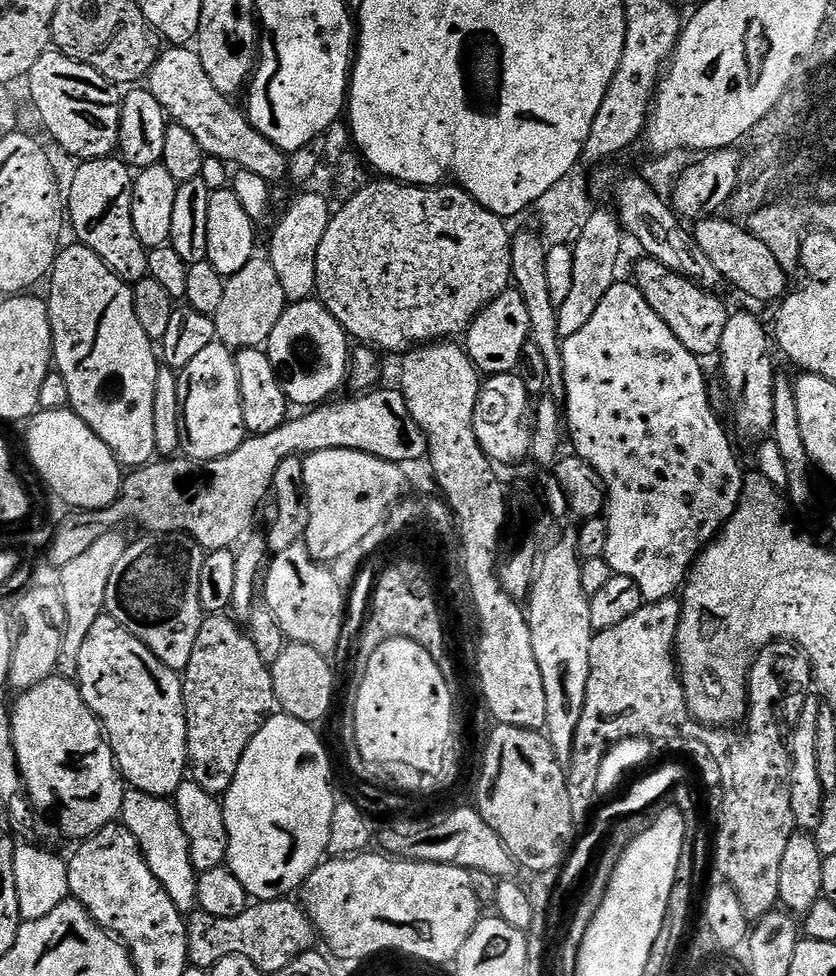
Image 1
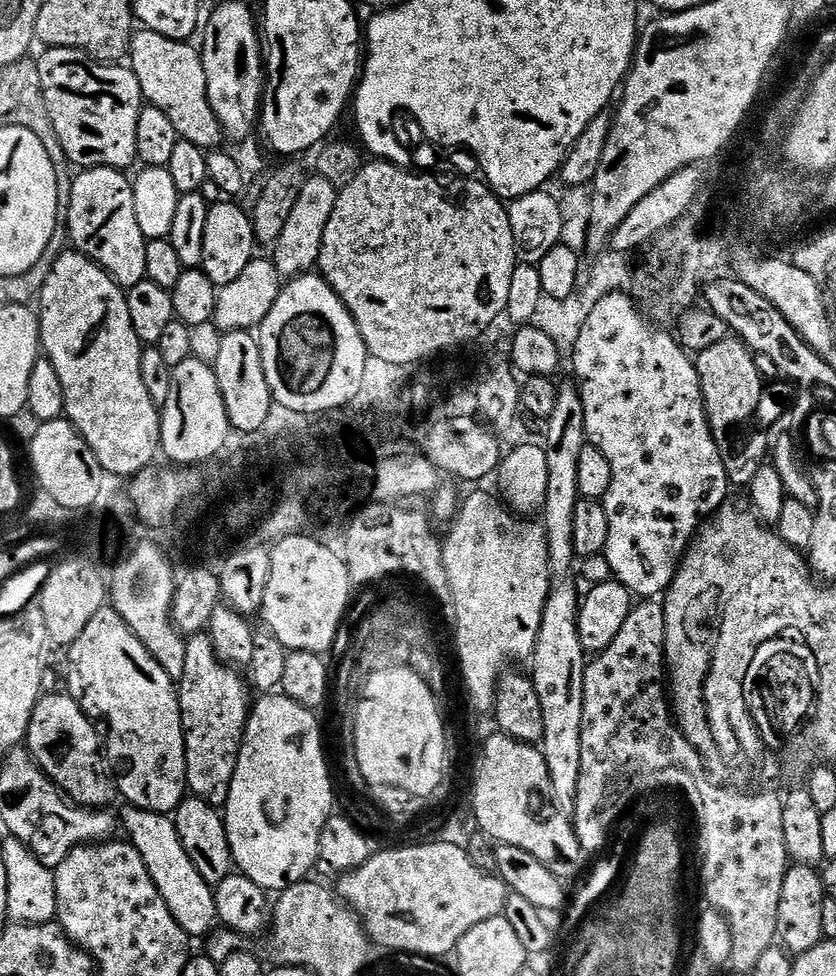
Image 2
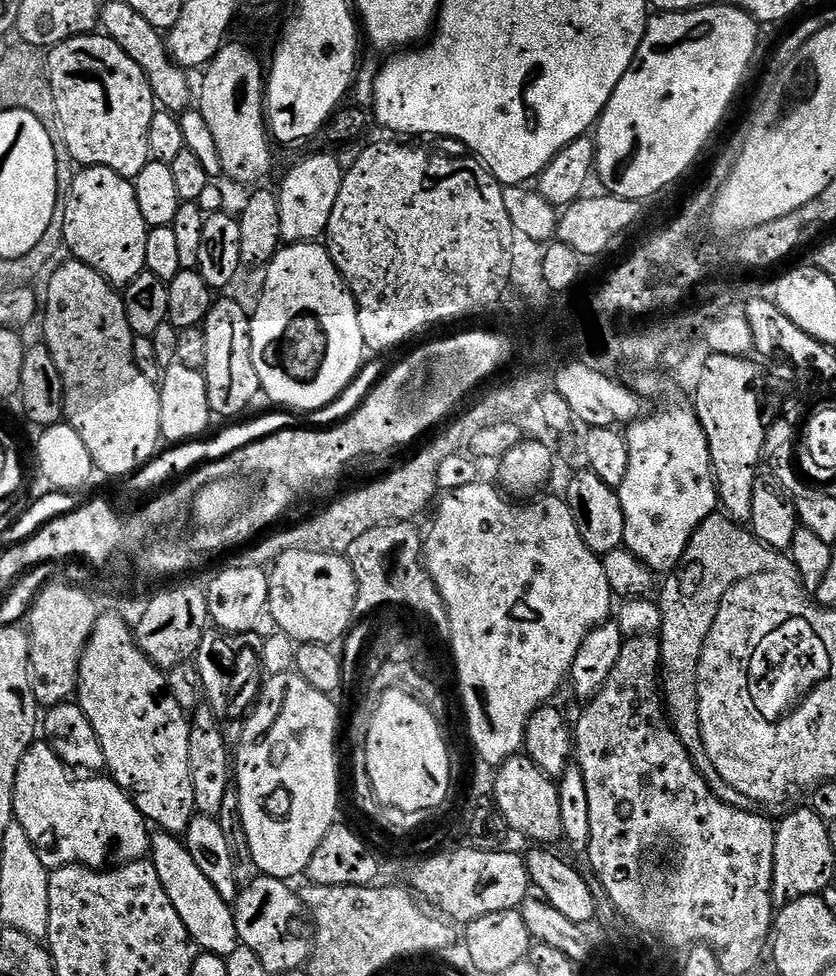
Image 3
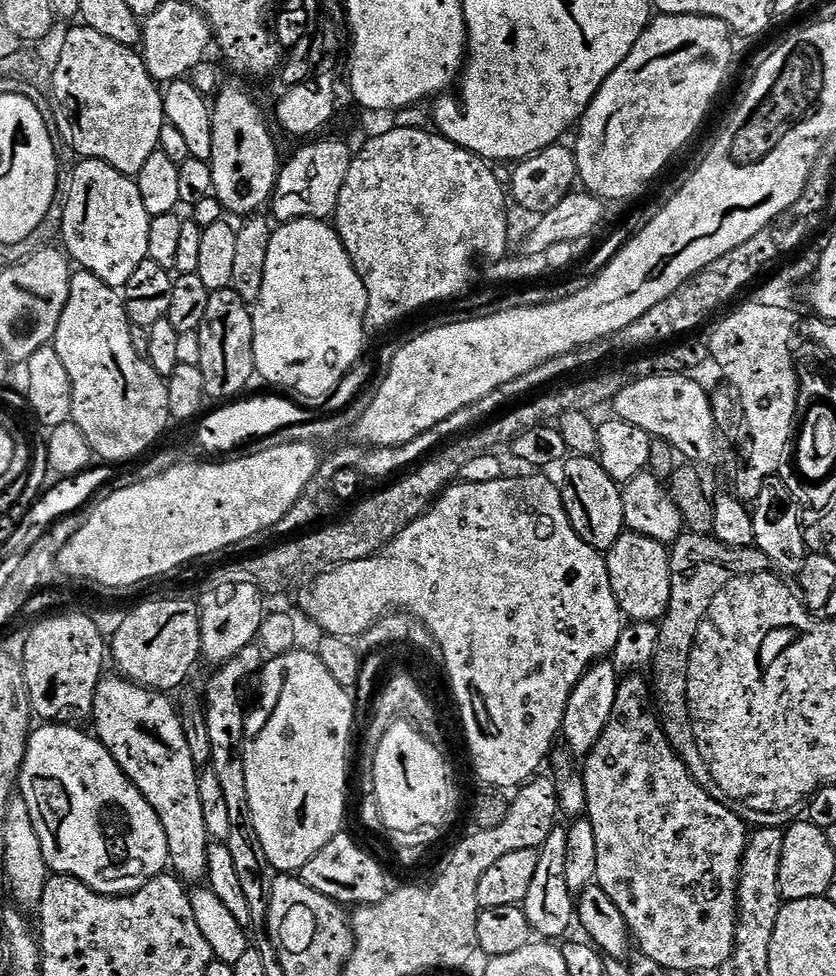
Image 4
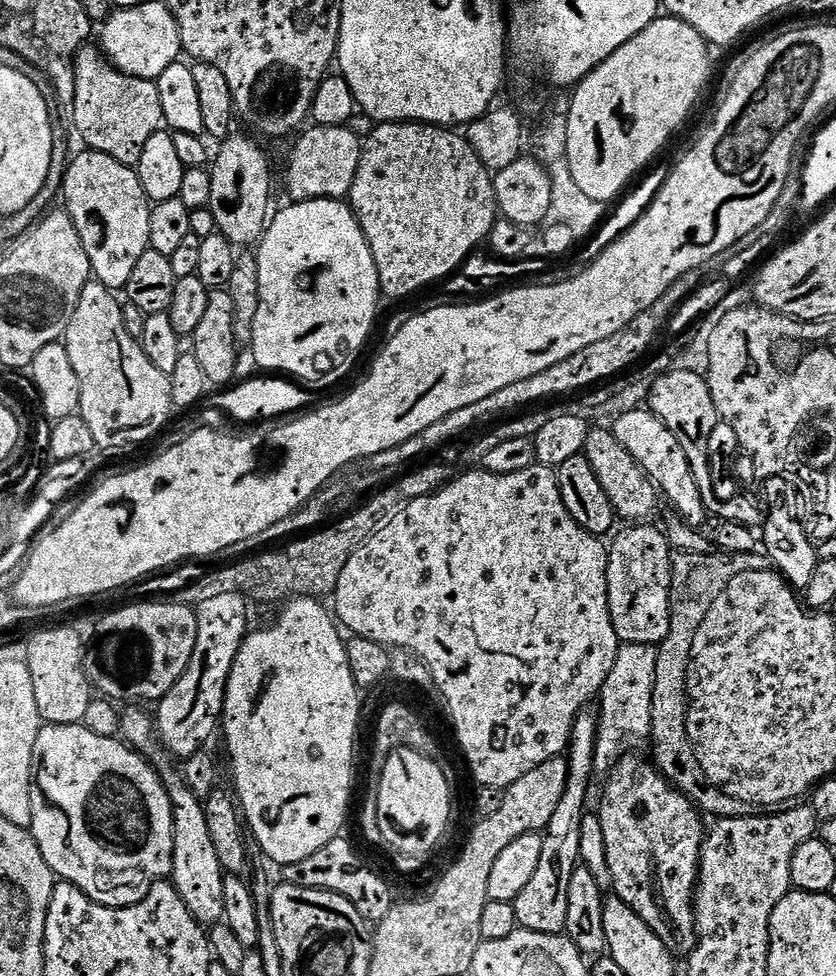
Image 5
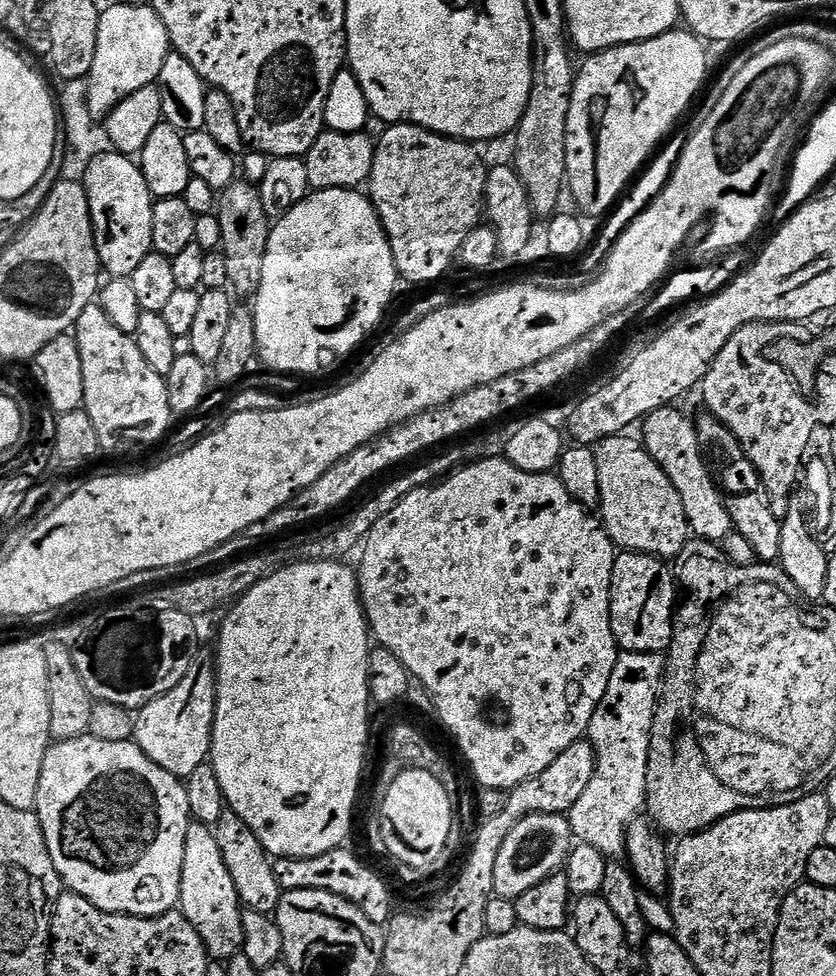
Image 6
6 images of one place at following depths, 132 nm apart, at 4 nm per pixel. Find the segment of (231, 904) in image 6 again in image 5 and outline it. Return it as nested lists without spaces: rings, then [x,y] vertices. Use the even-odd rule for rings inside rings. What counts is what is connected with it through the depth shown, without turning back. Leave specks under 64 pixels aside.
[[[132,706],[132,708],[123,713],[120,721],[120,731],[123,739],[127,741],[131,747],[137,752],[150,758],[157,772],[160,774],[161,780],[168,786],[168,793],[172,799],[172,807],[176,817],[176,837],[174,838],[174,850],[172,851],[172,874],[171,883],[176,885],[178,894],[182,898],[182,902],[186,902],[186,906],[190,910],[190,914],[202,926],[216,926],[225,919],[224,917],[224,877],[226,875],[224,868],[220,864],[218,858],[218,850],[214,848],[214,838],[210,836],[210,826],[206,822],[206,814],[204,813],[204,804],[190,791],[187,783],[182,779],[181,773],[172,769],[173,761],[170,759],[169,753],[158,743],[157,733],[154,731],[153,717],[147,716],[143,712],[143,707]]]

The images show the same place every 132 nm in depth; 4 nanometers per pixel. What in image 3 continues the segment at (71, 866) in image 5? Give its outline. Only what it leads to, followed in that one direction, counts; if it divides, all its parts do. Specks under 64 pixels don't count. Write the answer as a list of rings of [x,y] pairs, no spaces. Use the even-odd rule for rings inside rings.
[[[47,742],[32,743],[18,766],[18,778],[14,782],[14,820],[22,826],[22,830],[26,830],[26,834],[30,834],[30,842],[34,842],[40,851],[46,867],[51,870],[65,868],[68,864],[82,864],[85,868],[100,870],[105,865],[119,866],[145,859],[150,852],[150,824],[128,793],[104,774],[84,778],[88,780],[72,780],[71,775],[68,765]]]

